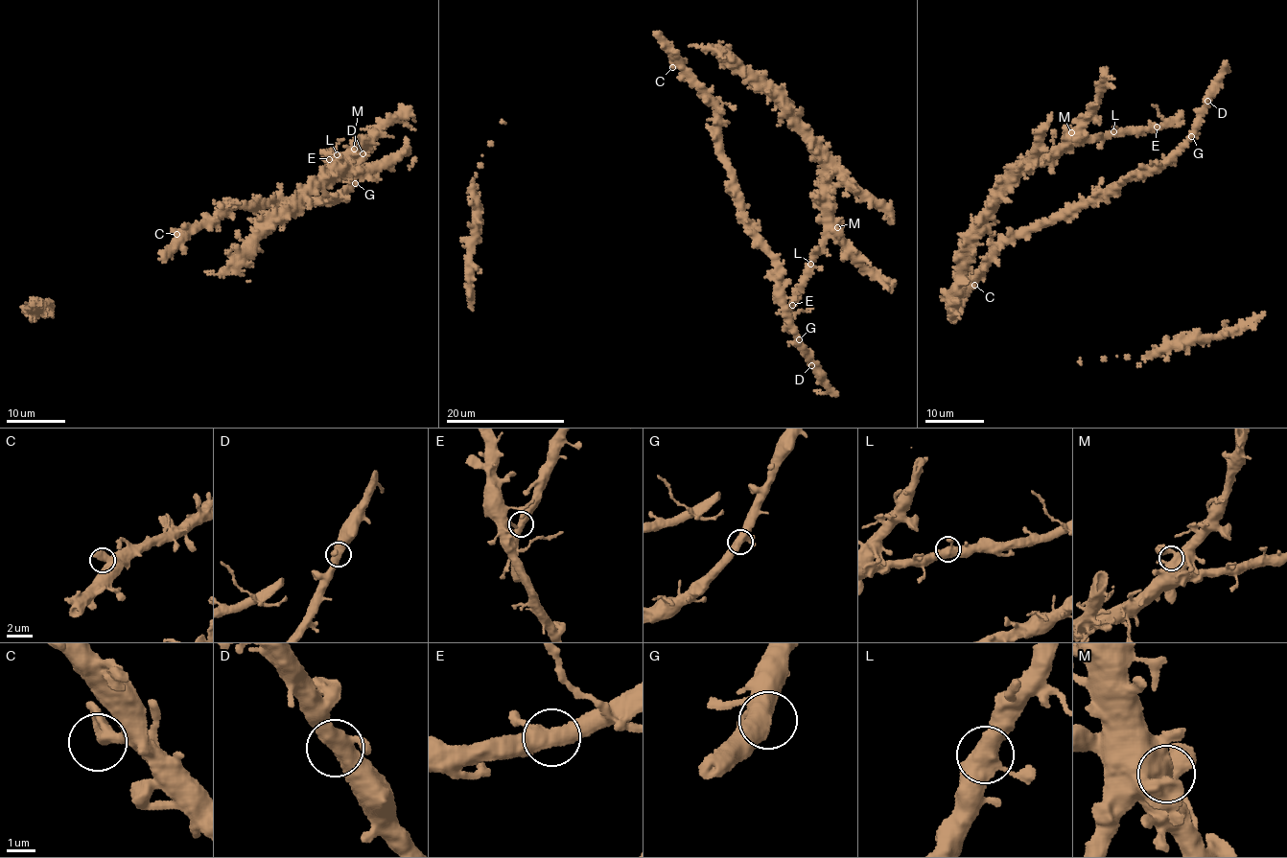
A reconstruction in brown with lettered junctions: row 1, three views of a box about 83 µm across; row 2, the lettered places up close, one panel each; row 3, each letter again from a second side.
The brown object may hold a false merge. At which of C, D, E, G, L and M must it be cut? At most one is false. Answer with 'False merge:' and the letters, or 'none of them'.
False merge: none of them

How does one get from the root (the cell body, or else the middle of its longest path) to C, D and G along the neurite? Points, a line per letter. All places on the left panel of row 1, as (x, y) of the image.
C: (292, 206), (272, 201), (239, 206), (231, 203), (209, 219), (176, 234)
D: (292, 206), (319, 199), (329, 204), (335, 202), (351, 182), (362, 153)
G: (292, 206), (319, 199), (330, 204), (355, 183)

